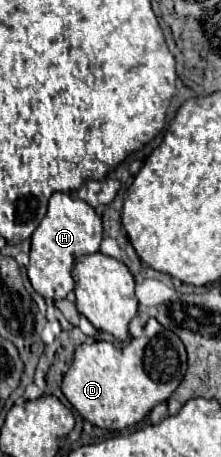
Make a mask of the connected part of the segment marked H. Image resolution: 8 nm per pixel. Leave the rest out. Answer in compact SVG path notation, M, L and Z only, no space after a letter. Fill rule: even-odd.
M53 193L49 199L47 215L31 237L27 275L33 289L41 297L51 301L65 299L67 293L71 293L75 287L75 283L71 281L71 263L81 255L97 253L101 239L103 239L101 217L95 213L91 205L87 205L81 199L73 199L67 193Z

